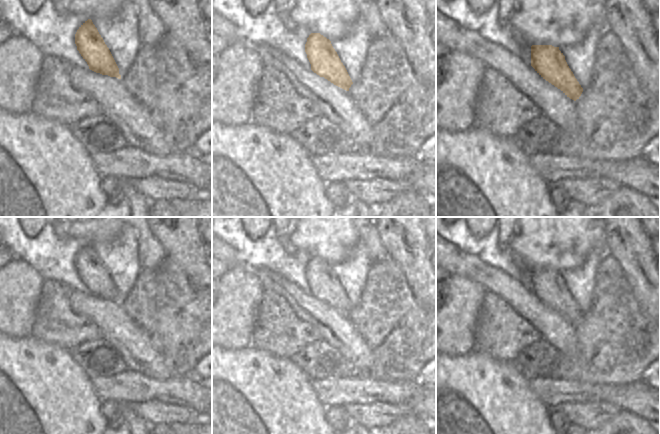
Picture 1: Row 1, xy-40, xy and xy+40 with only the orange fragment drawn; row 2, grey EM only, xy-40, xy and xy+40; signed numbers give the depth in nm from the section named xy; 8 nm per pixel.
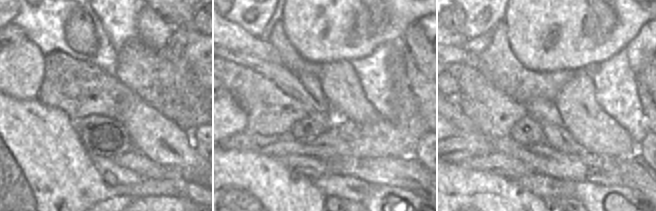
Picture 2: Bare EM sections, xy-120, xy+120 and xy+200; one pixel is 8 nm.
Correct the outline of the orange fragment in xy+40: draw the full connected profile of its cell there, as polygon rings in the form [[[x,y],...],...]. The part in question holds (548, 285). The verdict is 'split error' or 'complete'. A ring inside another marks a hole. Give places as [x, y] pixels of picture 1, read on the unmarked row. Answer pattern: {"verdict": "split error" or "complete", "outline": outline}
{"verdict": "complete", "outline": [[[532,269],[531,290],[543,303],[560,313],[570,323],[576,325],[581,320],[583,312],[559,271]]]}

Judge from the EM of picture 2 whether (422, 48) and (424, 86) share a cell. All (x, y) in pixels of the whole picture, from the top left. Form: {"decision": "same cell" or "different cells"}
{"decision": "same cell"}

